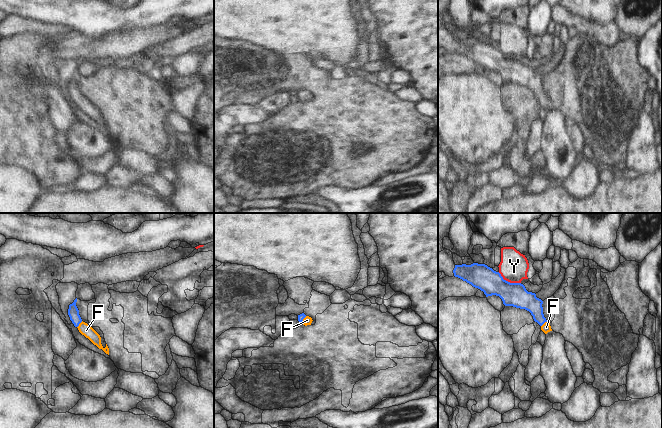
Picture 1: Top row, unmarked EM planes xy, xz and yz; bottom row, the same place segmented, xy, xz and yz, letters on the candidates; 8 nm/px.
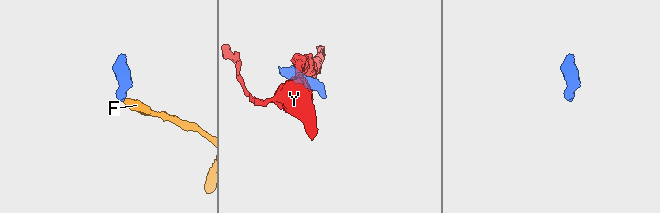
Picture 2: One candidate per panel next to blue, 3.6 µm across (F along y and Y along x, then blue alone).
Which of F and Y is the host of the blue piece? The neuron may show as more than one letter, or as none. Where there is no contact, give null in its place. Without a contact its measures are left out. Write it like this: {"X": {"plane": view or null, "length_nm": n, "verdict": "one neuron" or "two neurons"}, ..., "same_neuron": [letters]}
{"F": {"plane": "xy", "length_nm": 70, "verdict": "one neuron"}, "Y": {"plane": "yz", "length_nm": 200, "verdict": "two neurons"}, "same_neuron": ["F"]}

